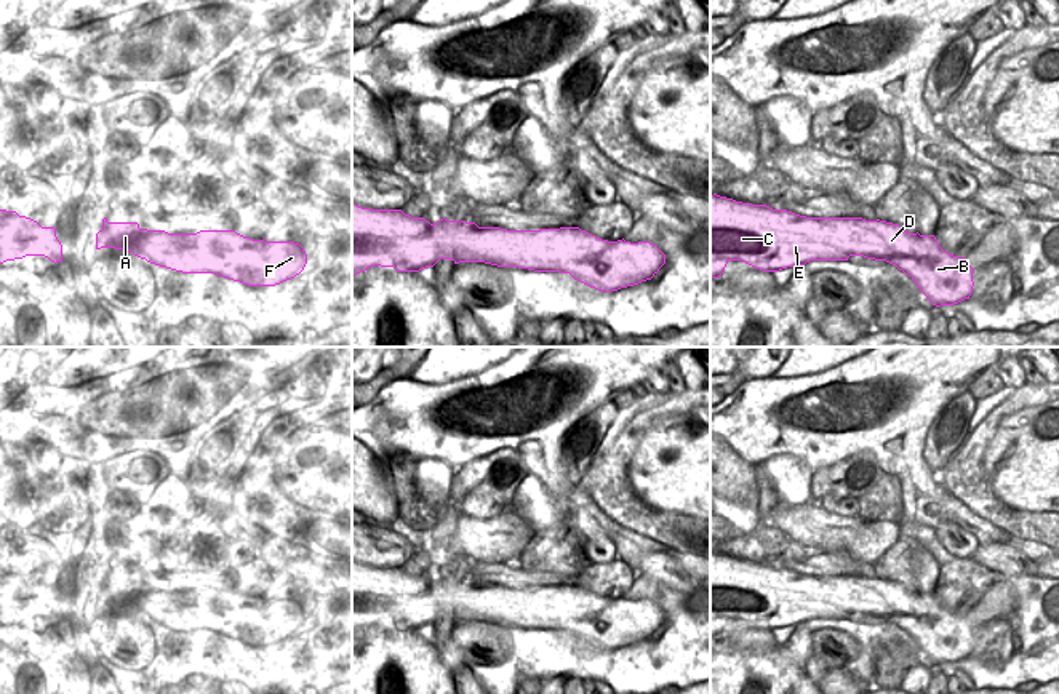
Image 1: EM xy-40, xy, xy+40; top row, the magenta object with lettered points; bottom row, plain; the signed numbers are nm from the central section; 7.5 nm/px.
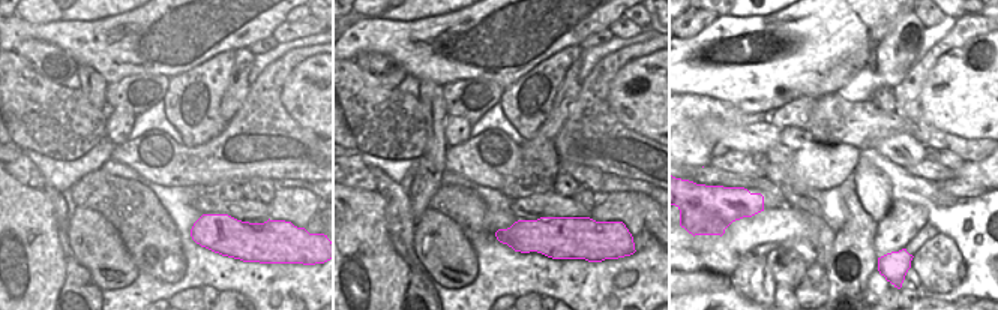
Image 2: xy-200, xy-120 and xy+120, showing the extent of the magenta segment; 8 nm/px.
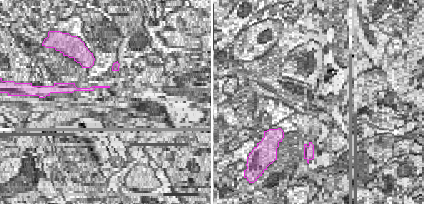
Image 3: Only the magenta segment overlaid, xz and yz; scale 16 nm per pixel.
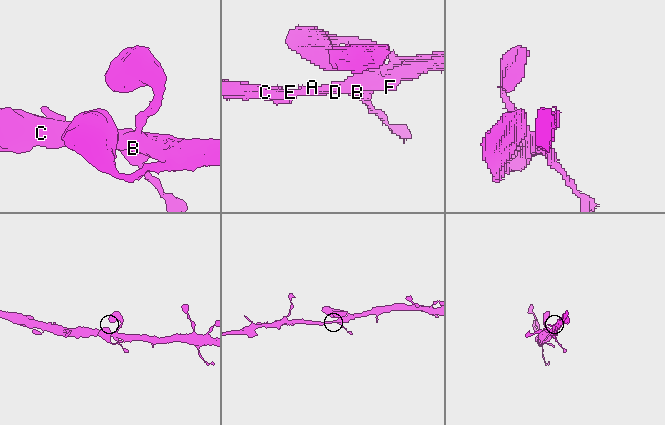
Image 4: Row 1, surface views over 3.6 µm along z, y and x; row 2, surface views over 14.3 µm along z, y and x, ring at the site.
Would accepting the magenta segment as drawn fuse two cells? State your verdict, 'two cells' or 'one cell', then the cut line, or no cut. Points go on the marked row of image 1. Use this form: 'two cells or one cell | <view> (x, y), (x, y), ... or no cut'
one cell | no cut

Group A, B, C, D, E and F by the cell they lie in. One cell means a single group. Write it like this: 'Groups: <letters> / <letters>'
Groups: A B C D E F.

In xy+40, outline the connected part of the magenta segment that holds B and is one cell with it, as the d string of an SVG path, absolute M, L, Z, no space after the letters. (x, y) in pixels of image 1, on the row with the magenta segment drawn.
M710 193L710 278L718 278L729 261L742 261L763 272L800 267L809 261L848 261L849 256L886 261L909 275L936 307L969 299L974 269L966 257L944 251L934 235L904 230L886 221L862 217L806 217L787 209L752 205Z

